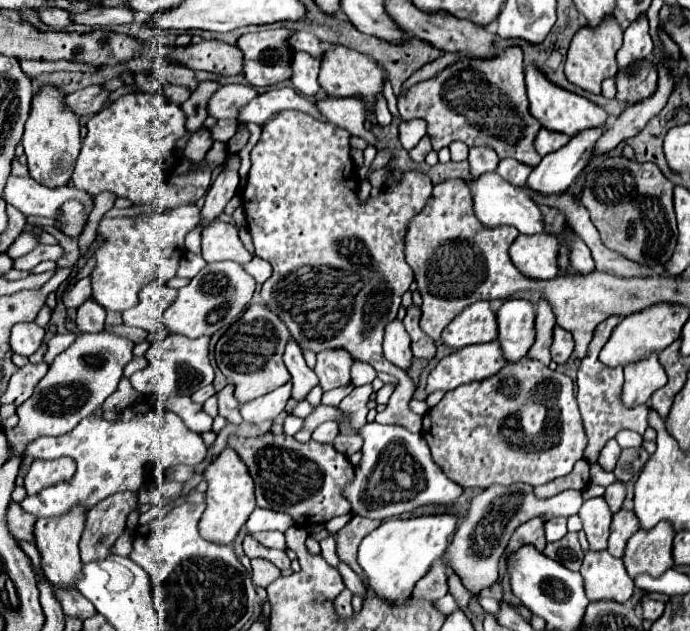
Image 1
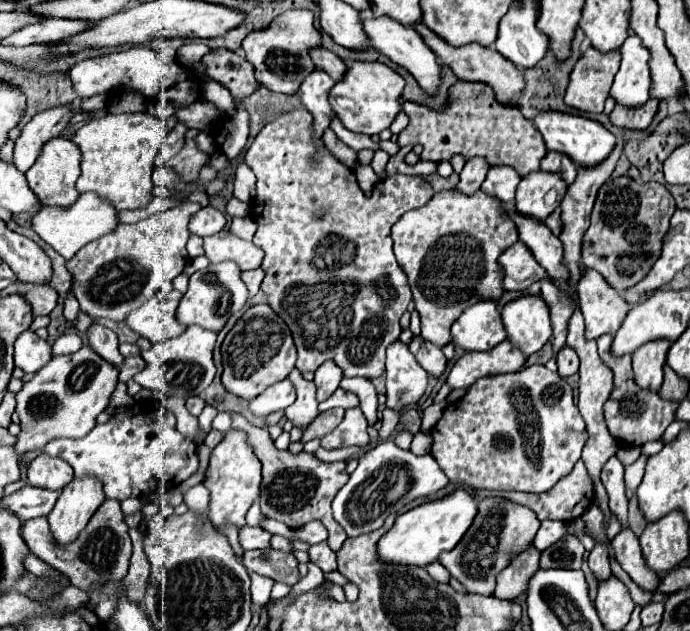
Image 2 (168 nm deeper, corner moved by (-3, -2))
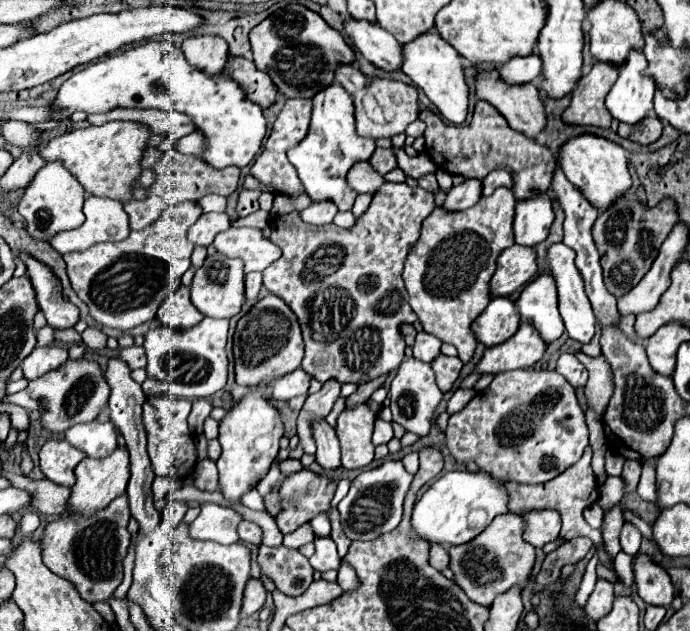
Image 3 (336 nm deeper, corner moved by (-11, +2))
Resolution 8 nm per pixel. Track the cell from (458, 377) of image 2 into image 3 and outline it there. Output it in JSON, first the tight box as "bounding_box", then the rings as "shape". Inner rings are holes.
{"bounding_box":[476,322,548,374],"shape":[[[522,322],[518,332],[510,340],[484,352],[480,364],[476,366],[476,372],[498,374],[504,370],[530,368],[544,356],[546,348],[548,344],[542,340],[540,332],[530,322]]]}

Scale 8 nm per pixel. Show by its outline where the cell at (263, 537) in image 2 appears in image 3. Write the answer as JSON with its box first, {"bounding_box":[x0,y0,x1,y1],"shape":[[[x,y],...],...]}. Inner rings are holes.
{"bounding_box":[238,520,262,544],"shape":[[[242,520],[238,524],[238,536],[242,542],[250,542],[250,544],[262,542],[262,530],[254,522],[248,522],[248,520]],[[252,540],[256,540],[256,542],[252,542]]]}

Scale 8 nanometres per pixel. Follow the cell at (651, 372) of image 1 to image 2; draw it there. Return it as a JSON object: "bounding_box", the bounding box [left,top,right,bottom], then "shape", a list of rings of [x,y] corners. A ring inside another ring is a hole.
{"bounding_box":[632,342,670,392],"shape":[[[648,342],[632,354],[634,382],[640,388],[652,390],[652,392],[660,390],[662,380],[664,380],[662,366],[664,366],[668,348],[670,348],[670,342]]]}

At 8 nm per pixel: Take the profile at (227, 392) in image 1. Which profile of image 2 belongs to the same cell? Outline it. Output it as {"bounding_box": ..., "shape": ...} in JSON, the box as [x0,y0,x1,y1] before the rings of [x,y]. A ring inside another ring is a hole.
{"bounding_box":[230,412,348,550],"shape":[[[230,412],[232,428],[242,430],[248,436],[248,444],[254,448],[254,454],[262,462],[262,482],[260,482],[260,508],[262,514],[284,522],[290,528],[300,528],[312,520],[320,520],[328,528],[328,544],[332,550],[338,550],[346,540],[344,528],[332,516],[332,500],[336,492],[346,484],[348,472],[346,462],[322,462],[312,452],[292,454],[290,450],[278,450],[268,430],[250,424],[242,414]]]}

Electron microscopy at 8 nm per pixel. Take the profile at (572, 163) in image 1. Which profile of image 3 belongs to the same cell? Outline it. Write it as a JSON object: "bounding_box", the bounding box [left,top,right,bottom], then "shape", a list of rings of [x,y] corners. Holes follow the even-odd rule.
{"bounding_box":[514,196,554,246],"shape":[[[532,196],[532,200],[516,202],[514,240],[520,246],[538,246],[548,238],[550,224],[554,220],[550,196]]]}

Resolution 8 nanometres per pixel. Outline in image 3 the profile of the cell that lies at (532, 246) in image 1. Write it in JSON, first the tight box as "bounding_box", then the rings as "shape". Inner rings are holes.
{"bounding_box":[490,244,536,298],"shape":[[[518,244],[506,248],[496,262],[496,272],[490,280],[492,298],[510,296],[514,290],[530,282],[536,272],[536,252],[532,248],[520,248]]]}

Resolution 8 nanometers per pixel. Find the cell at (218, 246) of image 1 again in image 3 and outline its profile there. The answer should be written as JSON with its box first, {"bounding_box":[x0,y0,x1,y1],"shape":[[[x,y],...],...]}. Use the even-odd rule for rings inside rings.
{"bounding_box":[214,228,282,272],"shape":[[[228,228],[216,236],[214,246],[228,258],[242,258],[246,272],[262,272],[282,256],[282,250],[264,238],[258,228]]]}

